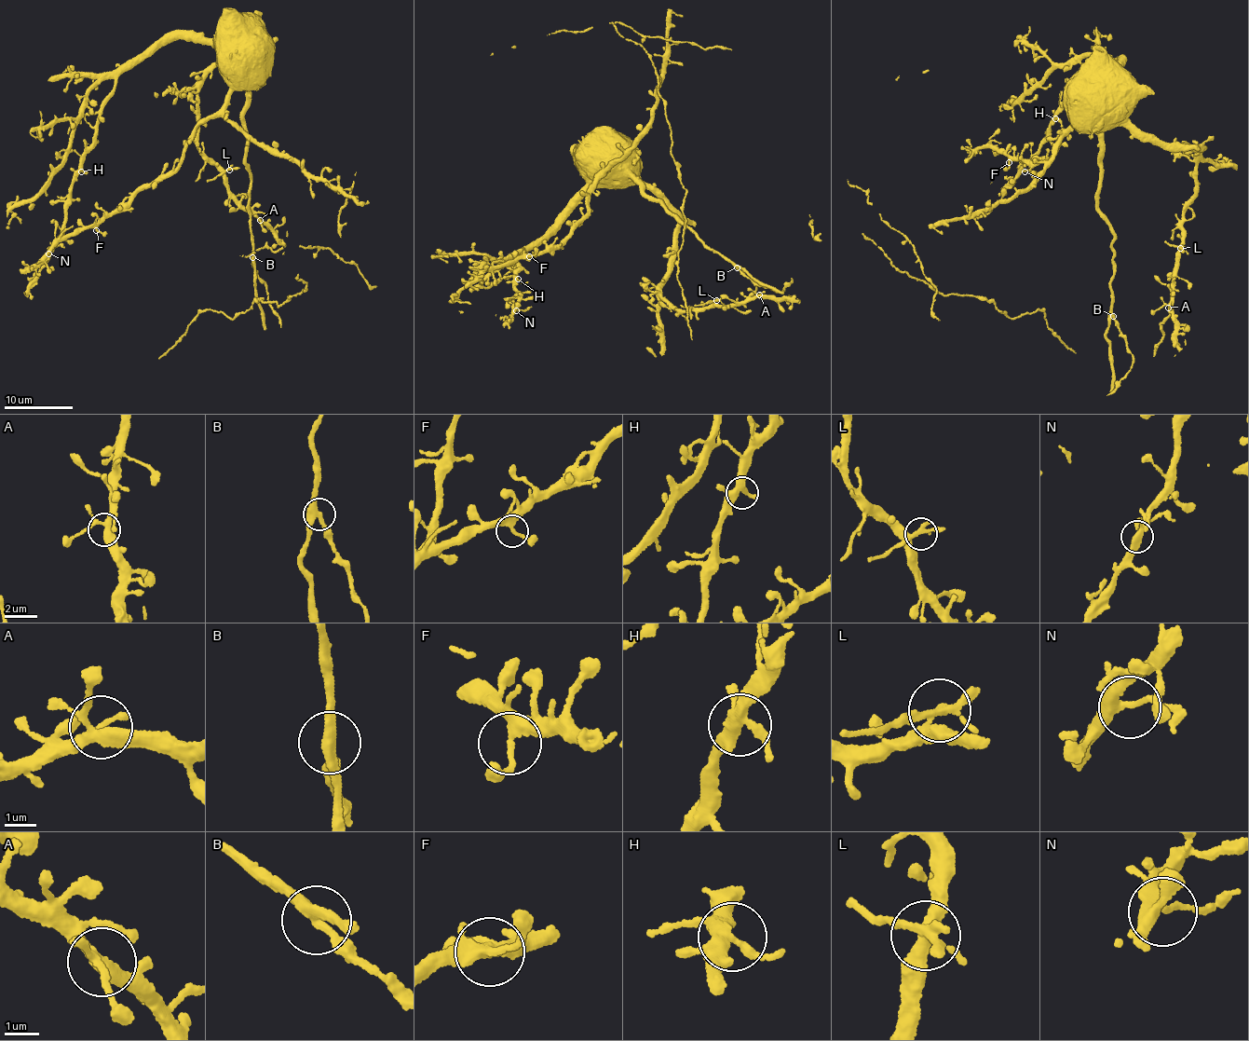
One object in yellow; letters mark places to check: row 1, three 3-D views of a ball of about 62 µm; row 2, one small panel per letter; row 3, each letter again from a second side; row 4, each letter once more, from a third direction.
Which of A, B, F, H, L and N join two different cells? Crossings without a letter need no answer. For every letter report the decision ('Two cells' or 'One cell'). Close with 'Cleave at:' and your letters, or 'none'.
A: One cell
B: Two cells
F: One cell
H: One cell
L: Two cells
N: One cell
Cleave at: B, L

